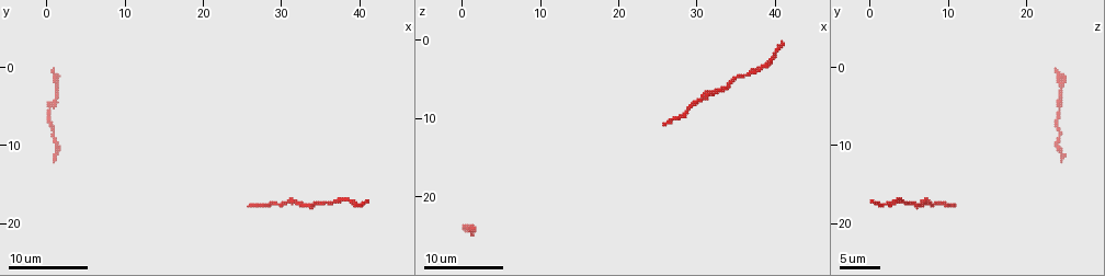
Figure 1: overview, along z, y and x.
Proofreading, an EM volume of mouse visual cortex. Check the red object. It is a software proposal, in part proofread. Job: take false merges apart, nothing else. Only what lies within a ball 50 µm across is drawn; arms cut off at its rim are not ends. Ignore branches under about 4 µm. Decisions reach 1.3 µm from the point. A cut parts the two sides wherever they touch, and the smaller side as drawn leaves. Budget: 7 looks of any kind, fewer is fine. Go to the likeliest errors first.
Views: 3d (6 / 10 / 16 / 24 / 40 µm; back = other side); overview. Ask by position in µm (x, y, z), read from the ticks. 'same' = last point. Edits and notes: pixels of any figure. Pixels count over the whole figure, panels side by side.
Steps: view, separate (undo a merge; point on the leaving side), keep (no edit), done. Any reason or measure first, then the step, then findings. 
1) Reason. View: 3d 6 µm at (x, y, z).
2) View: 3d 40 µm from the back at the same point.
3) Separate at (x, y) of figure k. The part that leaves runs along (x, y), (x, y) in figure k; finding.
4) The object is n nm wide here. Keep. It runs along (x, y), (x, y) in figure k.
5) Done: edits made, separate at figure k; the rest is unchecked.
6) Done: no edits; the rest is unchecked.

Calibre changes. View: 3d 10 µm at (37.0, 17.0, 4.0).

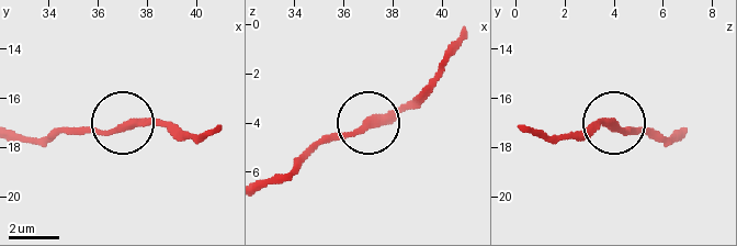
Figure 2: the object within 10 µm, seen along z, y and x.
The object is 310 nm wide here. Keep. It runs along (682, 136), (590, 123) in figure 2; one cell here.

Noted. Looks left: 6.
Calibre changes. View: 3d 10 µm at (30.5, 17.5, 8.0).

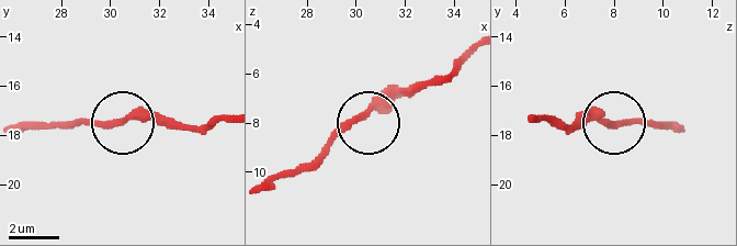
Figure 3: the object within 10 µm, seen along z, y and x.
View: 3d 6 µm at (30.5, 17.4, 7.6).

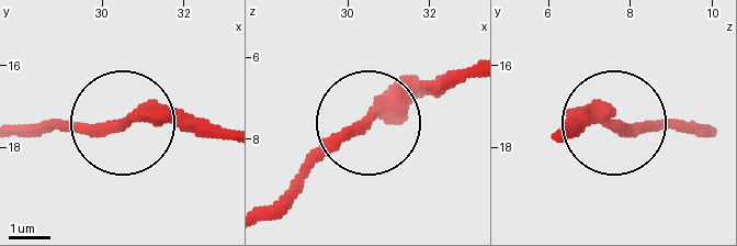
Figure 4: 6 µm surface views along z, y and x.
The object is 290 nm wide here. Keep. It runs along (267, 212), (452, 71) in figure 4; one cell here.

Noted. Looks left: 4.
View: 3d 10 µm at (26.0, 17.5, 11.0).

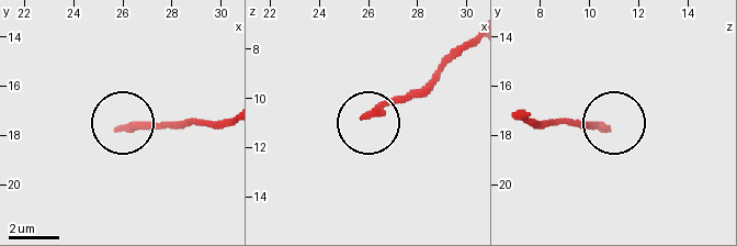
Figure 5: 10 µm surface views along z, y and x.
The object is 270 nm wide here. Keep. It runs along (117, 127), (189, 123) in figure 5; all the same cell.

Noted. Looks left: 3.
Done: no edits; the rest is unchecked.

